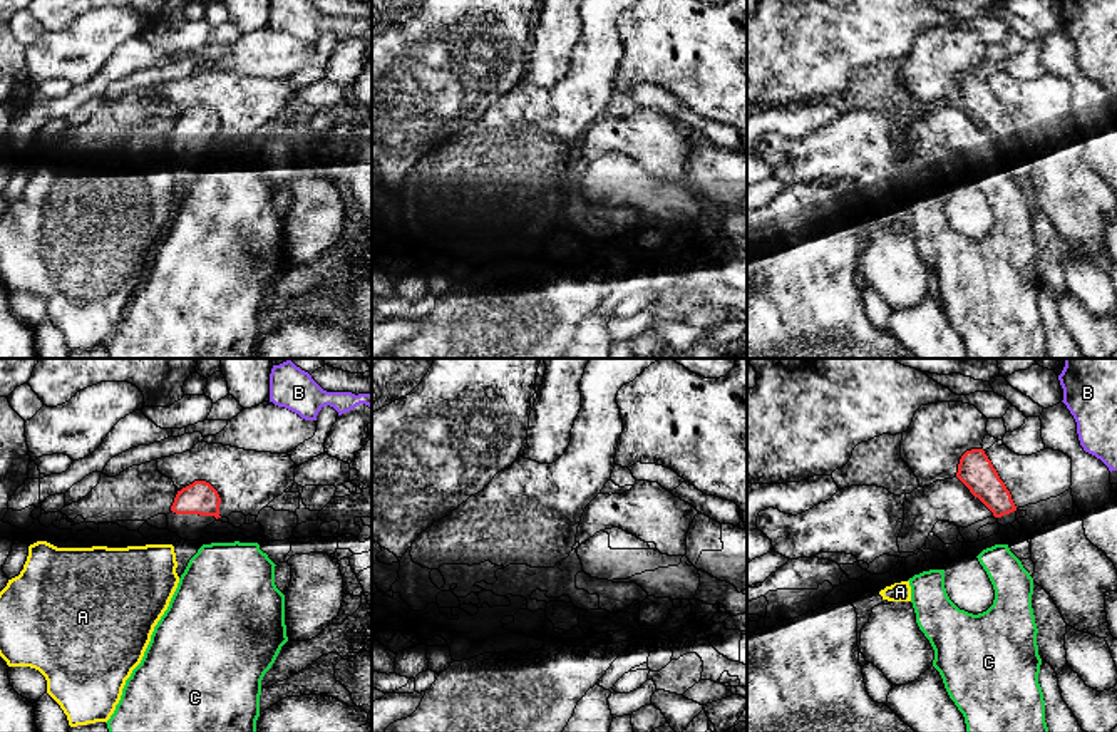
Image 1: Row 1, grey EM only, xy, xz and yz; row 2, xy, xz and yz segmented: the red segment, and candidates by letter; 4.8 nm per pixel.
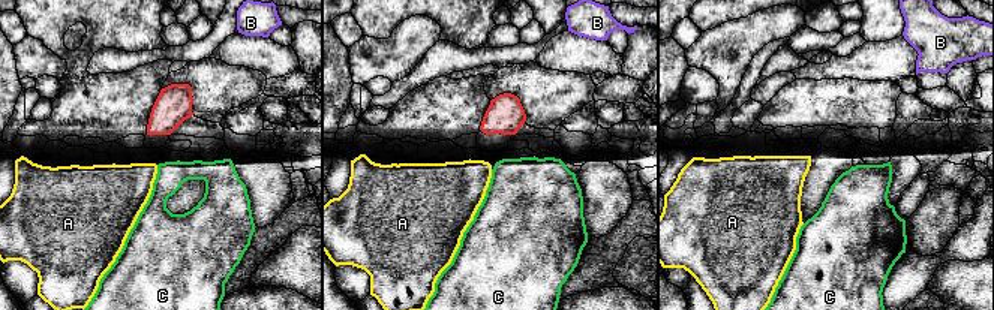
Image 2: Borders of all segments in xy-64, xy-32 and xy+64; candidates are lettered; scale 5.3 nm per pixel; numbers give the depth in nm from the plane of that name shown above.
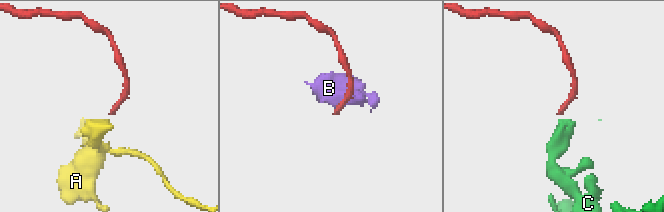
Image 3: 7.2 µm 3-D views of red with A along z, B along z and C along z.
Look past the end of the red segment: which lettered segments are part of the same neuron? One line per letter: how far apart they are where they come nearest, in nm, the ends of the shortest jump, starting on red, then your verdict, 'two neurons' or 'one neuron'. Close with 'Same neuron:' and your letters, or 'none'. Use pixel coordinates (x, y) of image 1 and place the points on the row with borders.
A: gap 150 nm; span xy (176, 513), (171, 545); two neurons
B: gap 420 nm; span yz (1008, 491), (1080, 444); two neurons
C: gap 120 nm; span xy (216, 518), (216, 543); two neurons
Same neuron: none

